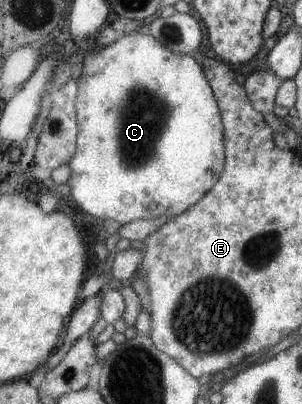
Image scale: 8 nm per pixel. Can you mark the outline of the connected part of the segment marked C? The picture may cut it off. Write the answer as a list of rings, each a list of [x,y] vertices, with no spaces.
[[[137,31],[123,34],[112,45],[92,51],[85,57],[81,66],[81,77],[77,83],[77,97],[75,97],[75,111],[77,135],[76,150],[73,159],[69,161],[71,177],[67,182],[70,198],[79,205],[81,211],[104,219],[112,219],[120,224],[126,224],[133,219],[153,219],[158,217],[171,218],[179,215],[197,203],[215,185],[224,169],[223,123],[220,111],[213,97],[202,67],[189,54],[169,51],[162,43],[153,39],[152,35],[144,35]]]

